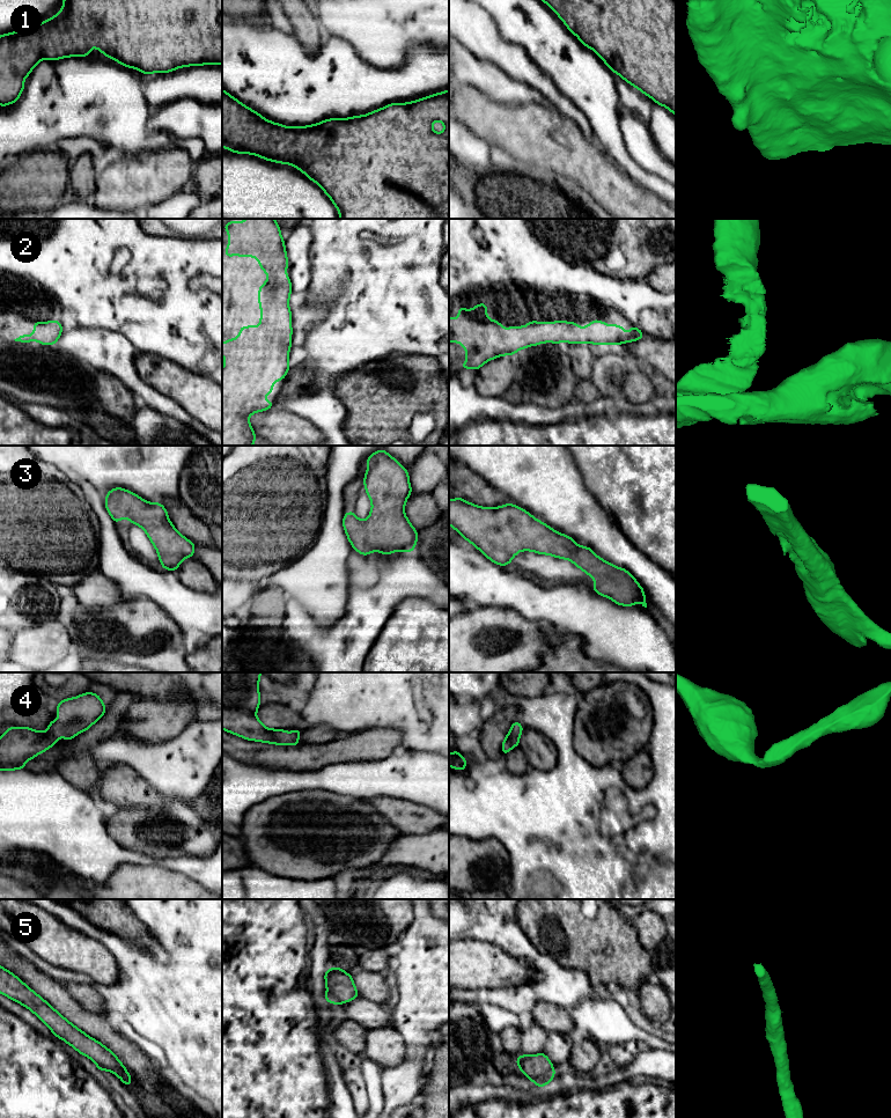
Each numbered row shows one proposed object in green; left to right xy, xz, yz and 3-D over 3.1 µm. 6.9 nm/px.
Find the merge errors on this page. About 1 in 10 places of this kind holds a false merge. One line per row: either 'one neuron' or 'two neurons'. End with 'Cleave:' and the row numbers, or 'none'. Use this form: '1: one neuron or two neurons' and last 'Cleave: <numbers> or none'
1: one neuron
2: one neuron
3: one neuron
4: one neuron
5: one neuron
Cleave: none

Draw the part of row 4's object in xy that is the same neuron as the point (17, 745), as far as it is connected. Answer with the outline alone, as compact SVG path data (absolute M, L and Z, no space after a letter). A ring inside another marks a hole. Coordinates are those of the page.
M86 692L78 697L59 701L56 709L59 719L51 720L44 733L28 727L8 727L6 733L0 737L0 771L24 768L24 765L29 759L34 759L39 753L52 748L61 736L64 736L66 741L69 741L80 733L88 730L103 716L105 711L105 705L100 696L93 692Z

